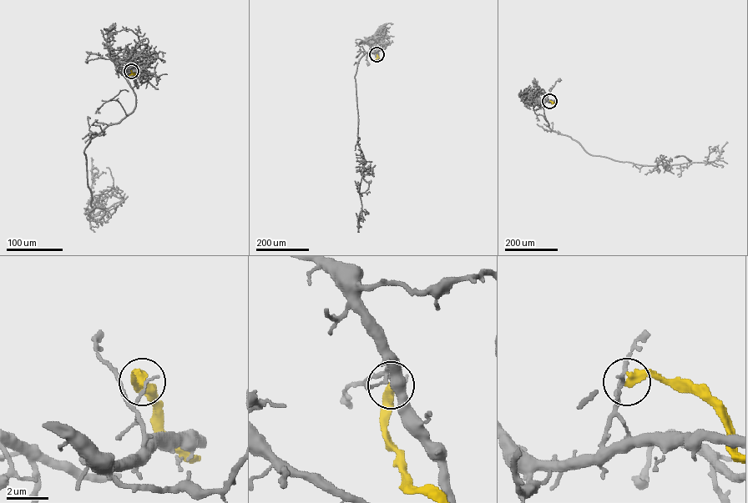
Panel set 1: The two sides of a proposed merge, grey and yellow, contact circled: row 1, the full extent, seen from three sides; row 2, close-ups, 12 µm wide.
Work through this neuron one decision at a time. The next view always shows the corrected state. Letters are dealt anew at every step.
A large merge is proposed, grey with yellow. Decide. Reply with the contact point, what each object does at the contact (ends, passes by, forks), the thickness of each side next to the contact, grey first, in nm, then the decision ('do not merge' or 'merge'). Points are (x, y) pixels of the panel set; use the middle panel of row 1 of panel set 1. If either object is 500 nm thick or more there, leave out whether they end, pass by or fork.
at (376, 54); grey ends there; yellow ends there; 150 nm thick on the grey side, 400 nm on the other; do not merge

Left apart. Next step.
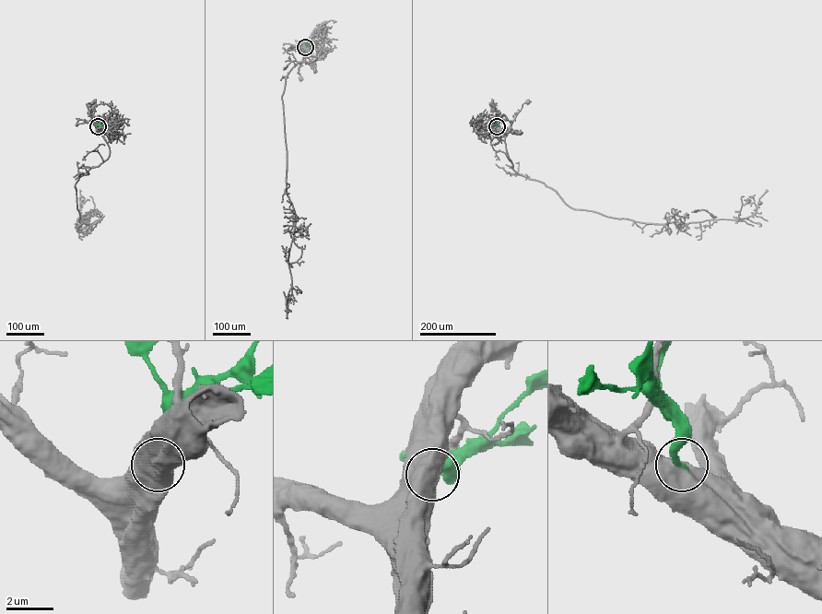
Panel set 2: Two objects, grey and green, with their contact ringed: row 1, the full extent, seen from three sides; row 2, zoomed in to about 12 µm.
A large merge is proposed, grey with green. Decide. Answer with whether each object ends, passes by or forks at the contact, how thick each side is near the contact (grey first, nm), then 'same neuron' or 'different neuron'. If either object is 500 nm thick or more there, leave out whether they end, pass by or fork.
750/240 nm | different neuron

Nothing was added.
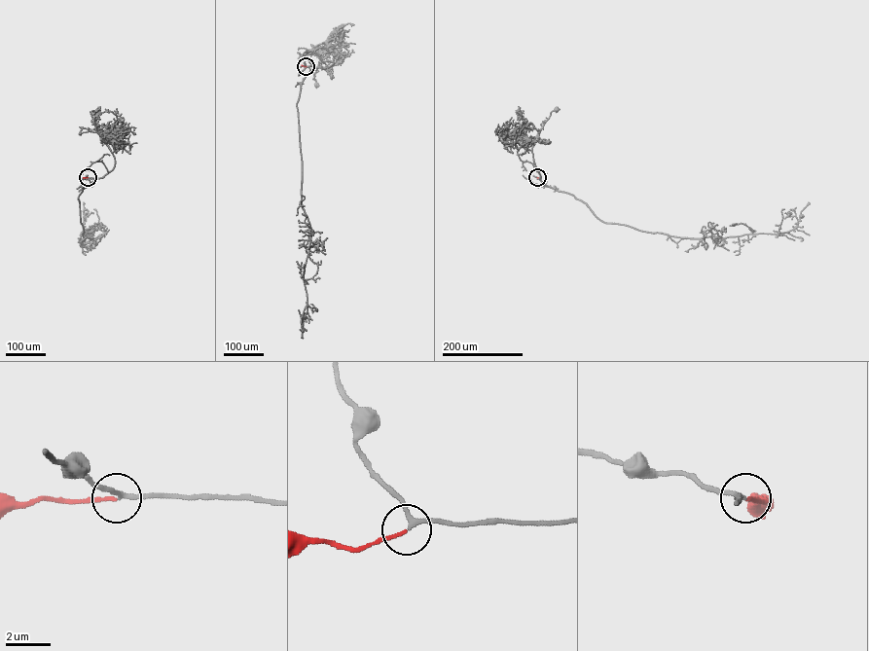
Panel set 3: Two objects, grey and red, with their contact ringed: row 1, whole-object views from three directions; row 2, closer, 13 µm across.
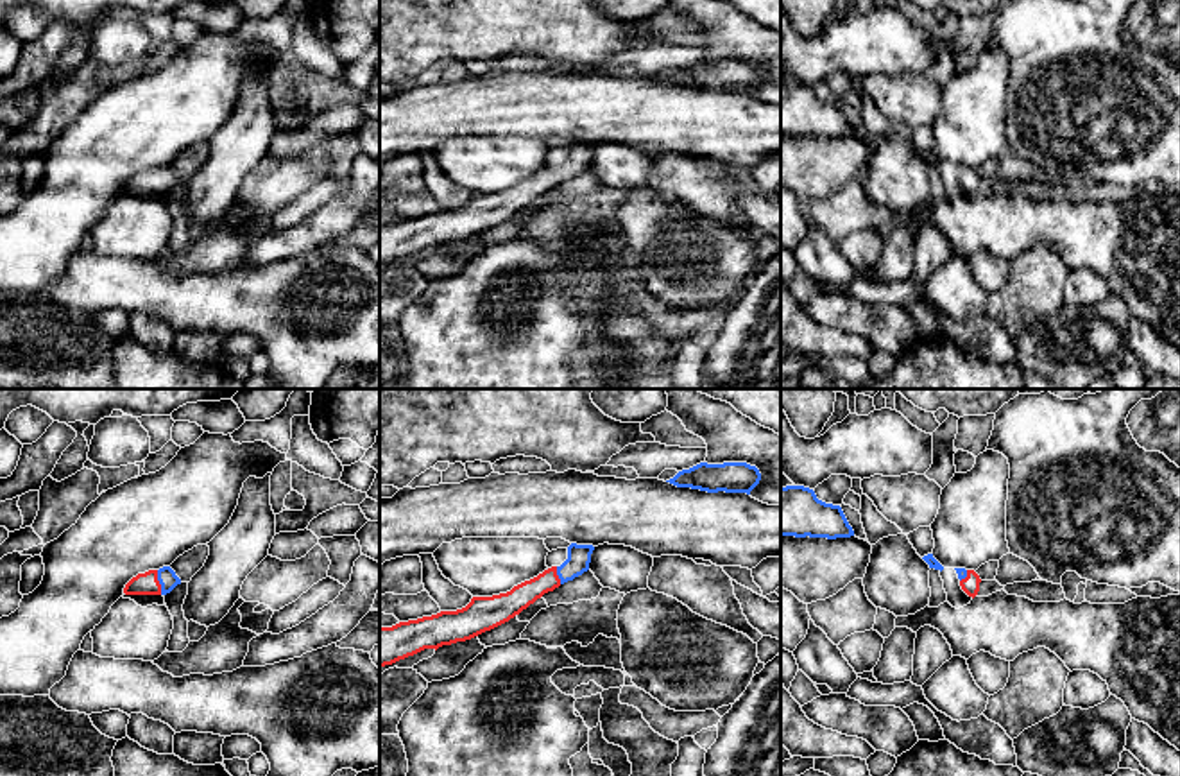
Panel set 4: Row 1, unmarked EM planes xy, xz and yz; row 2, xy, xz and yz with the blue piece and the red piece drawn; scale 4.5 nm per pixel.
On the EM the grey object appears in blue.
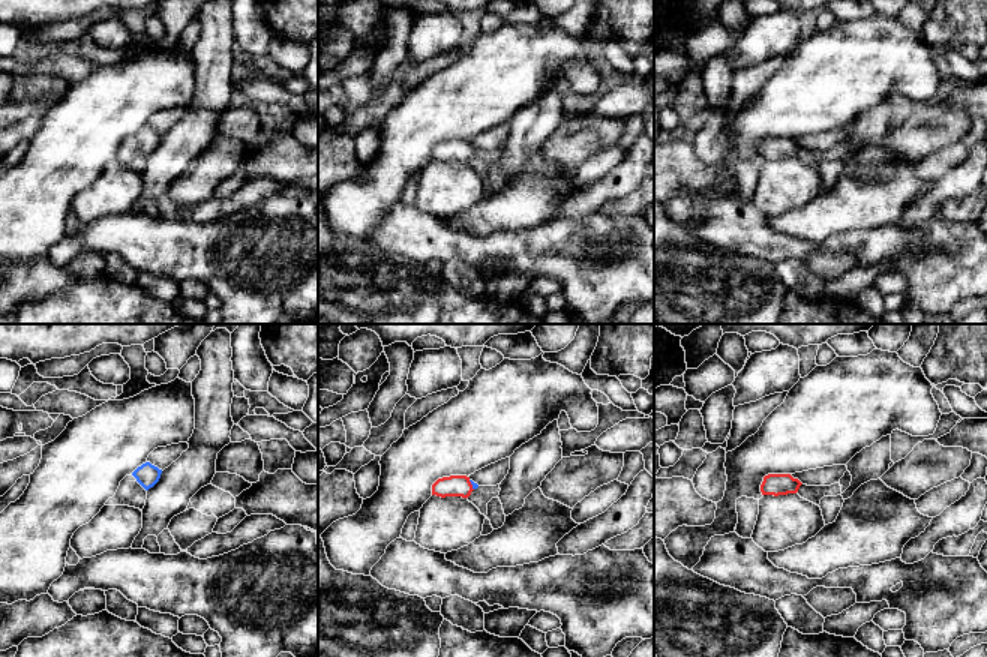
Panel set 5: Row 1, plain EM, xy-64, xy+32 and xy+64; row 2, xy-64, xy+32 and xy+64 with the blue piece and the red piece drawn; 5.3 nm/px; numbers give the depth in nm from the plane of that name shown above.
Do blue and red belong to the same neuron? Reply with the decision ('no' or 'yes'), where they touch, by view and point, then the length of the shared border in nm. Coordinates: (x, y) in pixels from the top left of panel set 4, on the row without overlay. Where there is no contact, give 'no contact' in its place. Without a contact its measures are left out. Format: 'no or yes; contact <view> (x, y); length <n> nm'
yes; contact xy (160, 181); length 110 nm

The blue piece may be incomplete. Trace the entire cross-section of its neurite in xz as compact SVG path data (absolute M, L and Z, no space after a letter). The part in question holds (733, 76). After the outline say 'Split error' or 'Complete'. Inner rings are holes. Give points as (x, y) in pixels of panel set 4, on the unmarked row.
M700 61L689 68L679 70L666 79L677 86L691 86L707 91L747 91L759 82L761 72L756 65L747 61L707 63Z. Complete

